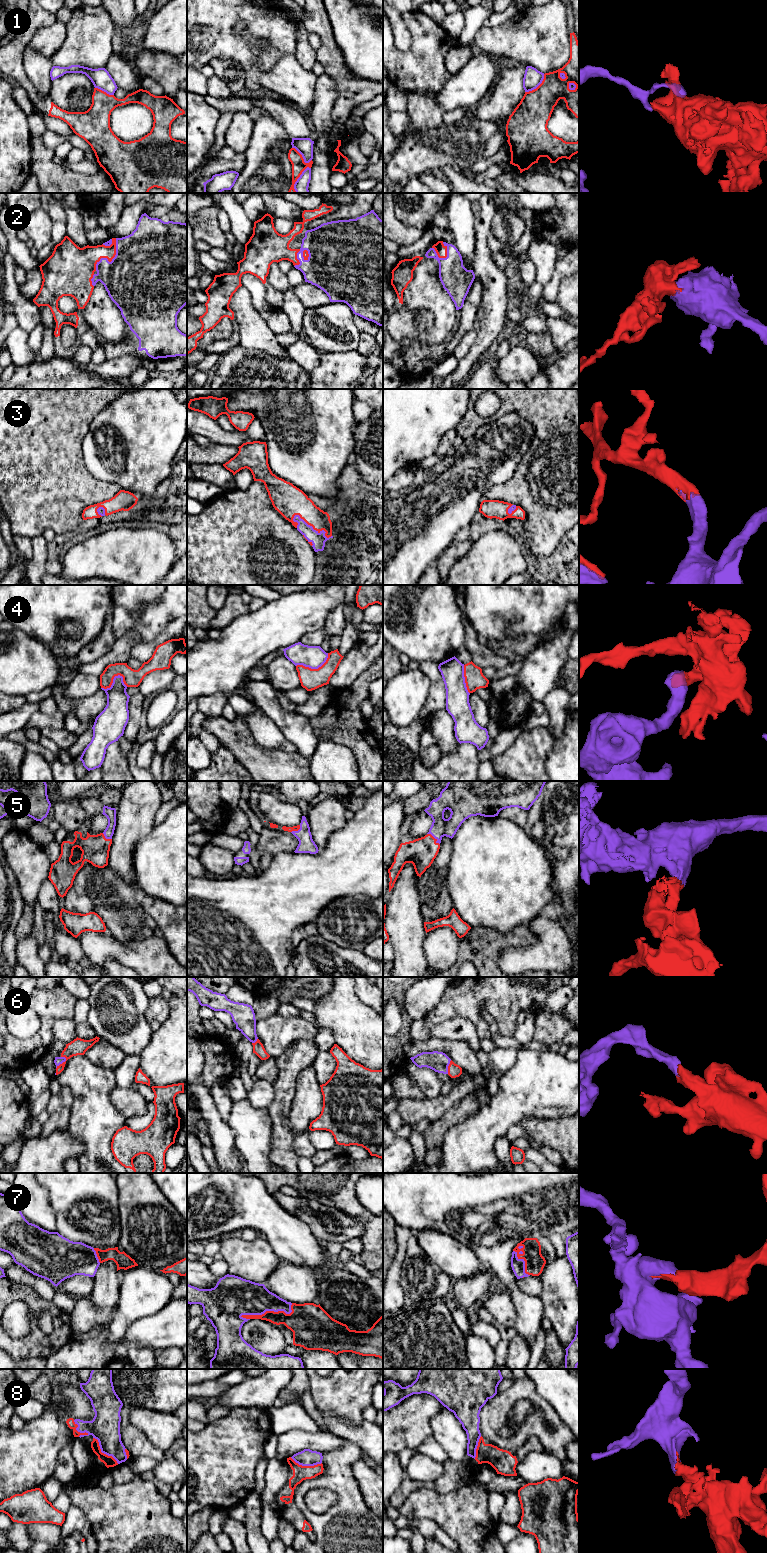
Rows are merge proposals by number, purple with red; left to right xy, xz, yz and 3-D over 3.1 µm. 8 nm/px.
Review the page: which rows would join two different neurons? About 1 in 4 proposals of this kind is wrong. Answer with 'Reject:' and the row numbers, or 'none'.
Reject: 1, 4

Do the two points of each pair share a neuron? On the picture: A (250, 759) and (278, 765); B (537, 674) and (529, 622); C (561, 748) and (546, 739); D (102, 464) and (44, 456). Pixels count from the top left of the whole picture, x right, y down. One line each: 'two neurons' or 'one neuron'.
A: one neuron
B: two neurons
C: two neurons
D: two neurons

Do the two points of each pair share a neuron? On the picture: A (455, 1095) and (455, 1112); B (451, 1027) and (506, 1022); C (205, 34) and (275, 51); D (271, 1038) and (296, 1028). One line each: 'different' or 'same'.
A: different
B: different
C: same
D: same

